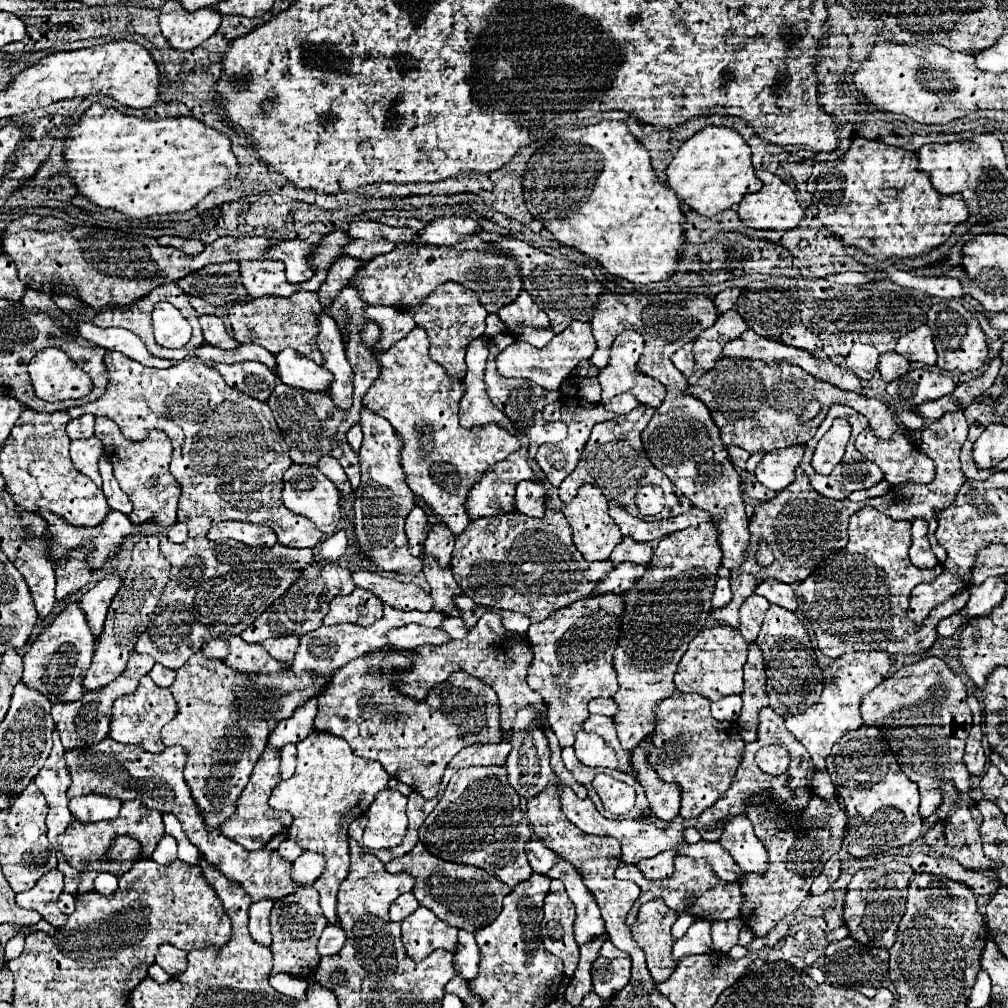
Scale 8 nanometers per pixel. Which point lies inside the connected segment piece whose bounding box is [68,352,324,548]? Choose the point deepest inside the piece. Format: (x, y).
(232, 455)

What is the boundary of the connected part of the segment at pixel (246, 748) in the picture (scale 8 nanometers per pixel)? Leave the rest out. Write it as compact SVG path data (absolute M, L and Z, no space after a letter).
M196 652L178 670L170 686L178 714L162 728L162 742L184 748L184 780L208 828L218 828L234 814L236 800L248 784L274 724L290 718L296 708L320 696L324 688L326 682L318 682L314 674L294 674L290 668L282 674L238 674L222 660L206 660L202 652Z

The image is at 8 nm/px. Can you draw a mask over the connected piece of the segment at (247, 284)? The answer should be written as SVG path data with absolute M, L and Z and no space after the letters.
M262 260L262 262L240 262L242 284L250 298L258 296L290 297L302 286L291 284L285 275L283 262Z

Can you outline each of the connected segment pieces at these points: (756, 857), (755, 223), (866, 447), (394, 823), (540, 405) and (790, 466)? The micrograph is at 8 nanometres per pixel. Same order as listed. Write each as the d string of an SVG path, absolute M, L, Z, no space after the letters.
M736 816L726 824L720 844L730 852L730 856L736 860L744 874L766 874L766 848L756 838L752 824L746 816Z
M756 170L756 176L762 180L762 190L754 194L746 194L738 204L738 216L746 228L764 228L764 230L792 230L804 218L804 210L796 202L794 190L784 184L776 174L768 170Z
M898 426L898 434L888 438L888 440L880 440L874 436L874 432L870 428L866 428L858 438L856 438L856 448L874 464L880 466L880 470L884 472L884 478L892 484L906 484L906 482L914 482L914 484L930 484L930 480L934 480L934 462L924 456L920 452L920 448L912 442L908 430L904 426Z
M382 790L368 808L368 826L362 837L363 846L370 849L389 849L398 846L406 834L408 798L392 790Z
M502 332L502 334L496 334L496 336L490 338L490 342L488 342L488 346L490 346L490 358L488 358L488 366L486 366L486 376L484 376L484 380L486 380L486 388L488 388L488 396L490 396L492 404L494 404L496 408L500 408L500 410L514 422L514 426L516 426L518 432L526 432L526 436L528 436L528 440L530 440L528 462L530 462L534 474L540 478L540 476L542 476L542 470L540 470L540 466L538 466L536 460L534 460L534 454L536 454L538 446L540 446L540 444L546 444L546 442L558 442L558 440L566 438L566 426L564 426L564 424L546 422L546 420L542 418L544 406L556 402L556 400L560 398L560 392L558 392L558 390L556 390L556 392L550 392L550 390L546 390L546 388L542 388L542 386L538 386L538 384L526 380L526 378L504 378L504 376L500 376L500 374L496 372L496 356L498 356L504 348L508 348L512 342L516 342L516 338L514 338L514 334L510 334L510 332Z
M792 446L786 450L774 450L764 454L762 462L756 466L756 478L770 490L784 490L794 482L794 470L798 468L804 454L804 446Z

